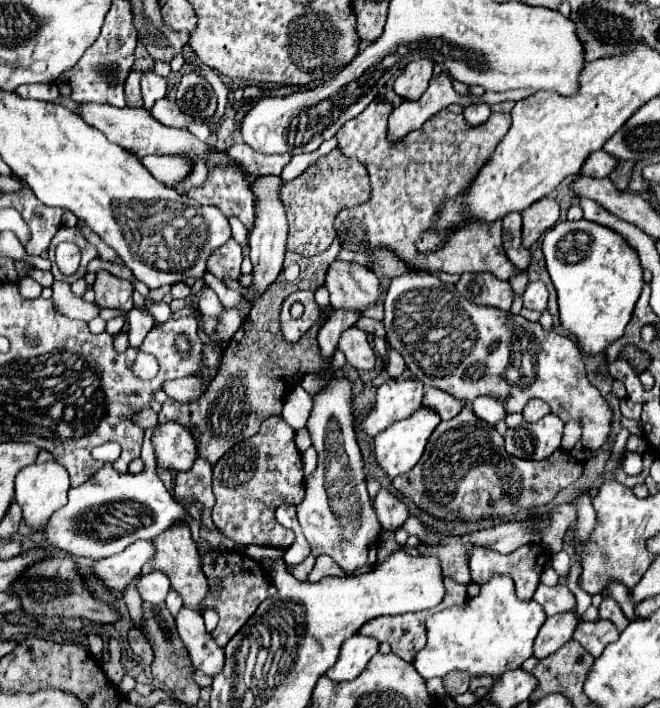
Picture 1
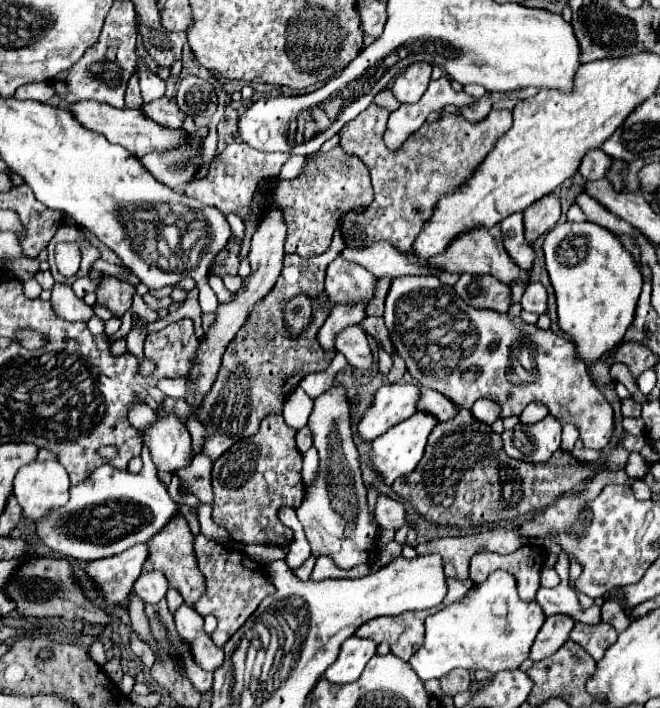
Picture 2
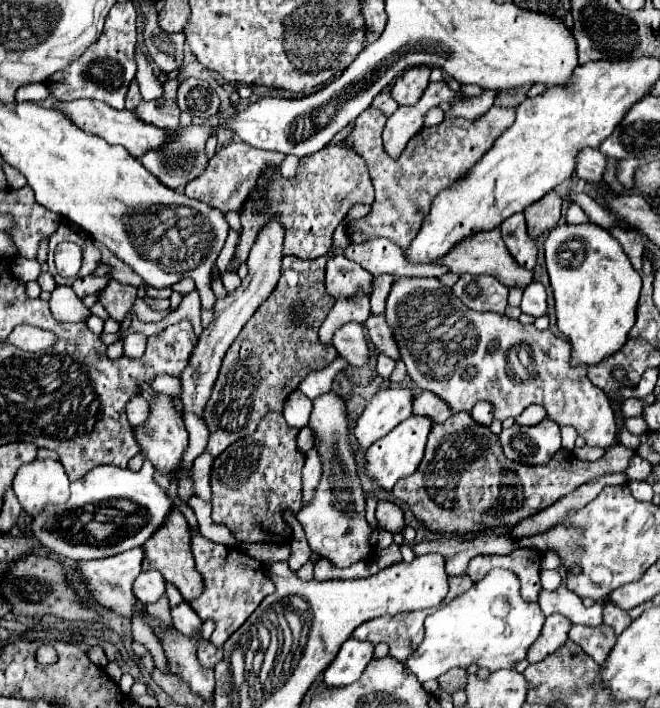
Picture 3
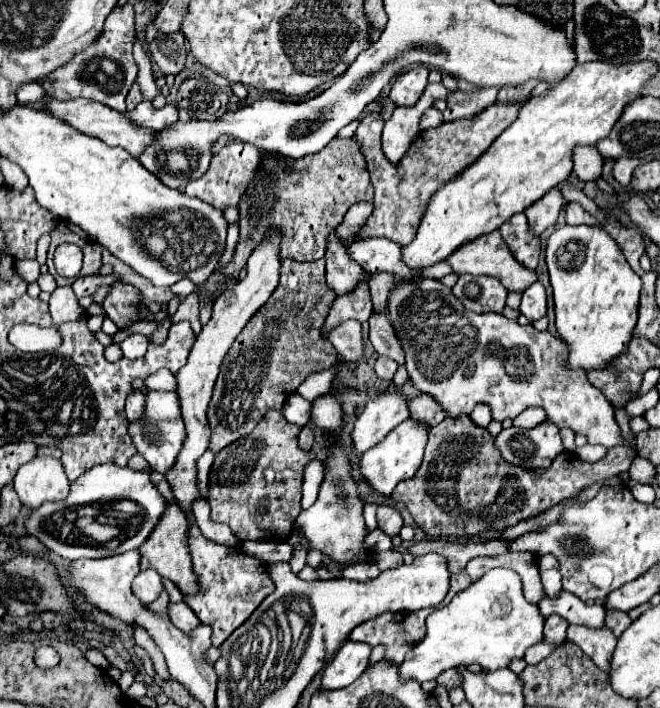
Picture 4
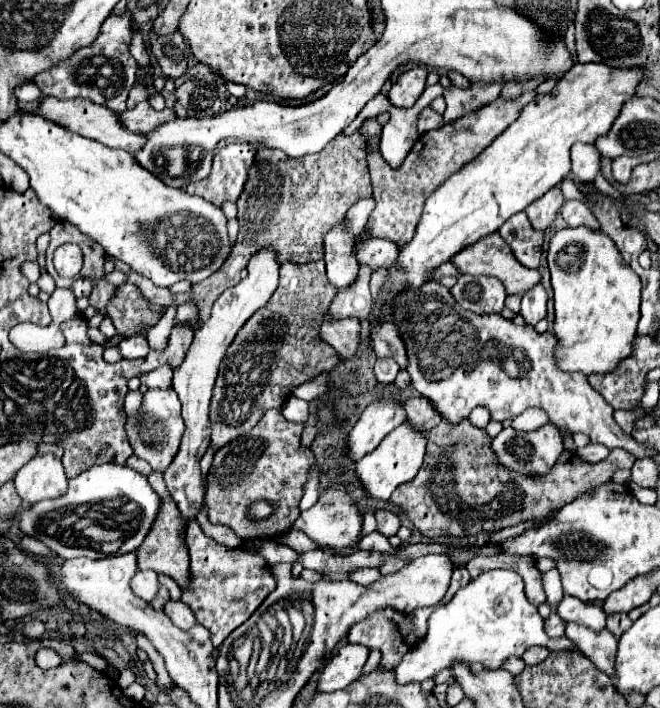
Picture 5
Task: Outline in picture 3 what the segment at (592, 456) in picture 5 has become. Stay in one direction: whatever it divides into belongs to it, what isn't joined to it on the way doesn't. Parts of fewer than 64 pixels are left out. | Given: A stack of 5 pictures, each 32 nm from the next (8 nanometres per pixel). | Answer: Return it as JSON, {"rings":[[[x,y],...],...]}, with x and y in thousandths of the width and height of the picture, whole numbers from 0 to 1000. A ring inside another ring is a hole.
{"rings":[[[889,629],[868,636],[870,644],[882,651],[900,653],[915,644],[918,636],[909,631],[892,631]]]}

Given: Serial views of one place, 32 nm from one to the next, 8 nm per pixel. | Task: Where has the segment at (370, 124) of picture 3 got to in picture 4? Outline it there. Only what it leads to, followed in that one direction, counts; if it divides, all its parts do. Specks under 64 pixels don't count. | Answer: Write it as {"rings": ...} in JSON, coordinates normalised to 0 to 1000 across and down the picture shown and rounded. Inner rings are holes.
{"rings":[[[800,133],[788,144],[748,144],[745,150],[739,150],[736,155],[724,158],[715,167],[673,172],[664,181],[639,186],[624,201],[624,209],[615,215],[606,232],[588,232],[588,226],[582,226],[582,215],[576,209],[576,189],[579,189],[582,169],[576,167],[576,161],[555,164],[542,178],[539,195],[548,203],[548,215],[558,229],[570,277],[567,277],[567,297],[541,335],[555,338],[579,333],[594,342],[603,342],[606,347],[621,345],[636,316],[636,308],[642,305],[645,282],[685,249],[697,246],[706,234],[712,234],[733,212],[739,212],[739,206],[782,169],[785,155],[803,138],[806,133]]]}

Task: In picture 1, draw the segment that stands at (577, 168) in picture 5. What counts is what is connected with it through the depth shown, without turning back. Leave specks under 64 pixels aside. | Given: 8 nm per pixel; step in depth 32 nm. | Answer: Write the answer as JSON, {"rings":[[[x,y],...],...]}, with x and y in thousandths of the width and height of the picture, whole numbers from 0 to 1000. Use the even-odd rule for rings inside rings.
{"rings":[[[903,212],[897,215],[897,220],[885,226],[879,246],[894,249],[894,251],[918,251],[930,237],[933,237],[933,223],[921,220],[915,212]]]}

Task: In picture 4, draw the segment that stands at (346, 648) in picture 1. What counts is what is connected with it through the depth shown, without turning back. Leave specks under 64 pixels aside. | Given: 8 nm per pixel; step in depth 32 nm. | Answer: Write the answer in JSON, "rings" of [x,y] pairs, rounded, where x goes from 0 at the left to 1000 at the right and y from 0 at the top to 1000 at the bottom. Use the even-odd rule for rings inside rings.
{"rings":[[[533,904],[521,907],[509,927],[494,938],[488,949],[488,975],[512,975],[530,969],[552,949],[561,929],[558,910],[539,910]]]}

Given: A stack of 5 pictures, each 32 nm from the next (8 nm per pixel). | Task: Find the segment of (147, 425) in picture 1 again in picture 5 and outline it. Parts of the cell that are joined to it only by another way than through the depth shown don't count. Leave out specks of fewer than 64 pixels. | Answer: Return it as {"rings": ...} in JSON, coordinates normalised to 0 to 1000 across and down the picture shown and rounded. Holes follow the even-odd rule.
{"rings":[[[194,554],[191,562],[188,562],[188,576],[191,576],[191,585],[206,585],[206,579],[212,579],[212,571],[215,571],[215,554]]]}

